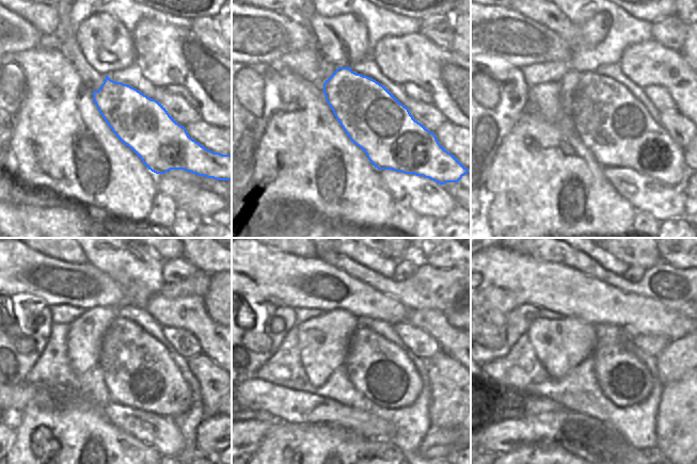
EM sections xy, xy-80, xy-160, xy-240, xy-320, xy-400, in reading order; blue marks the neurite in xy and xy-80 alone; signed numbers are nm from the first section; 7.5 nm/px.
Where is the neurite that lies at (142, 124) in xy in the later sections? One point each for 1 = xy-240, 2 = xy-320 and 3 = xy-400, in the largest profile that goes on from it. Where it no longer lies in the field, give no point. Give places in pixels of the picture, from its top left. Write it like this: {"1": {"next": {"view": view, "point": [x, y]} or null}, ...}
{"1": {"next": {"view": "xy-240", "point": [138, 370]}}, "2": {"next": {"view": "xy-320", "point": [378, 368]}}, "3": {"next": {"view": "xy-400", "point": [621, 377]}}}

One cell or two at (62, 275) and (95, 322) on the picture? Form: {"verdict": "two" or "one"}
{"verdict": "two"}

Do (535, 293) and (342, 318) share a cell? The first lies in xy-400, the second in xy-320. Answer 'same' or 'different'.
different

